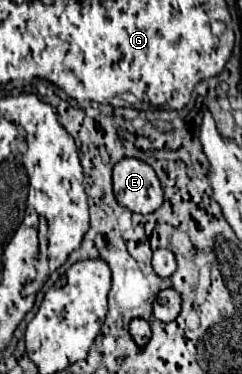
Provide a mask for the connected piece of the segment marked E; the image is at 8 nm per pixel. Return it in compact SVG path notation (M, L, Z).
M124 158L114 166L116 200L136 214L152 214L164 202L156 172L142 160Z

